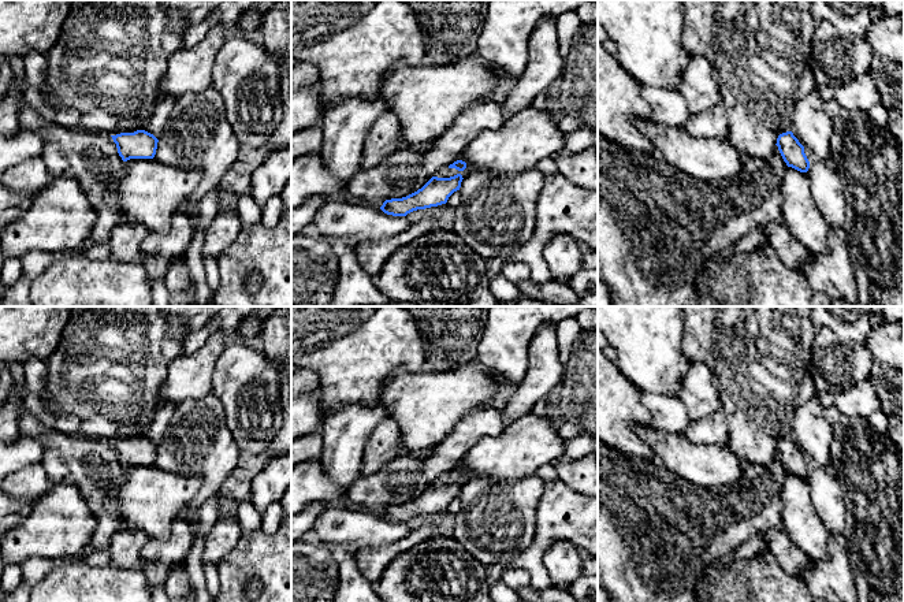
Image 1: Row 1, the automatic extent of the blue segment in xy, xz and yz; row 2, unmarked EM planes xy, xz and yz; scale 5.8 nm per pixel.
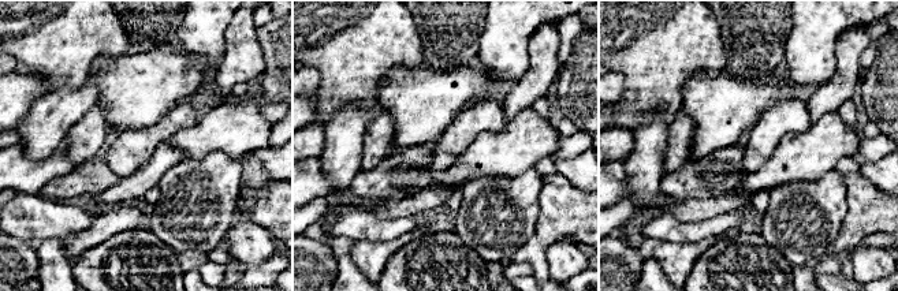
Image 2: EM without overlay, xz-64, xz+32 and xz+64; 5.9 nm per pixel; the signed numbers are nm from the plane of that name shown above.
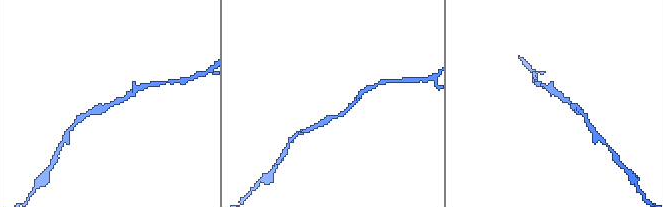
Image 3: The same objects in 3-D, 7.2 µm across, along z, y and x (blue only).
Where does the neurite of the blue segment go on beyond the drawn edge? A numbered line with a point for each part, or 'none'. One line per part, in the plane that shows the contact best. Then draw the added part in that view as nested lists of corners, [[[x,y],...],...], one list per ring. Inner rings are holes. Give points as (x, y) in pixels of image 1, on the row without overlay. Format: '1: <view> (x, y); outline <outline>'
none

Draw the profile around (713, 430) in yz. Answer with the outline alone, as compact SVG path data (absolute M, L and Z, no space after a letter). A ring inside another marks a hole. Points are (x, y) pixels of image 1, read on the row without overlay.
M721 409L703 420L691 420L687 438L699 445L718 445L728 447L728 421Z

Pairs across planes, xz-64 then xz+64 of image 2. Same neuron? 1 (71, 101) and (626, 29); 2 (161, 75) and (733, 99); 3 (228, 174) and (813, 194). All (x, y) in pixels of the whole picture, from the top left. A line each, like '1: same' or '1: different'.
1: different
2: same
3: same

